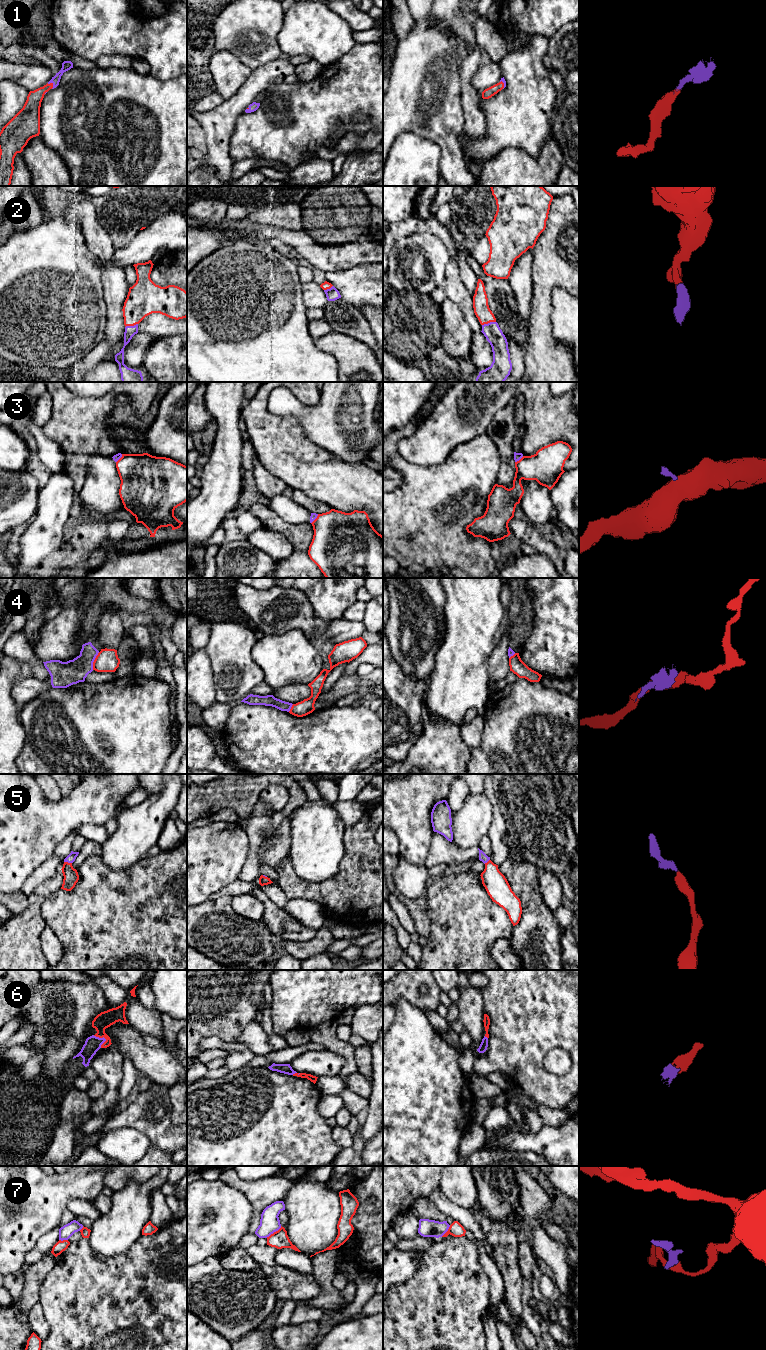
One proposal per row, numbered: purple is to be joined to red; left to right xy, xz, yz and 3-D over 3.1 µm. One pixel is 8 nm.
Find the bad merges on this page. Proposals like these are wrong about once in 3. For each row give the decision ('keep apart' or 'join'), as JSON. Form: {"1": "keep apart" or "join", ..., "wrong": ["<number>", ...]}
{"1": "join", "2": "join", "3": "keep apart", "4": "keep apart", "5": "join", "6": "join", "7": "keep apart", "wrong": ["3", "4", "7"]}

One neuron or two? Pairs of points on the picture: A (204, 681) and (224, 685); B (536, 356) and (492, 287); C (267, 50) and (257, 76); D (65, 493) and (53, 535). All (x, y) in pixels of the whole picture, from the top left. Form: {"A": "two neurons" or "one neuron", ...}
{"A": "two neurons", "B": "two neurons", "C": "two neurons", "D": "one neuron"}

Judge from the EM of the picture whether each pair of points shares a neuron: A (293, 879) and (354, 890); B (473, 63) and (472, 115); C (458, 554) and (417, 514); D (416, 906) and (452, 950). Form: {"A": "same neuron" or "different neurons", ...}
{"A": "same neuron", "B": "same neuron", "C": "same neuron", "D": "different neurons"}

